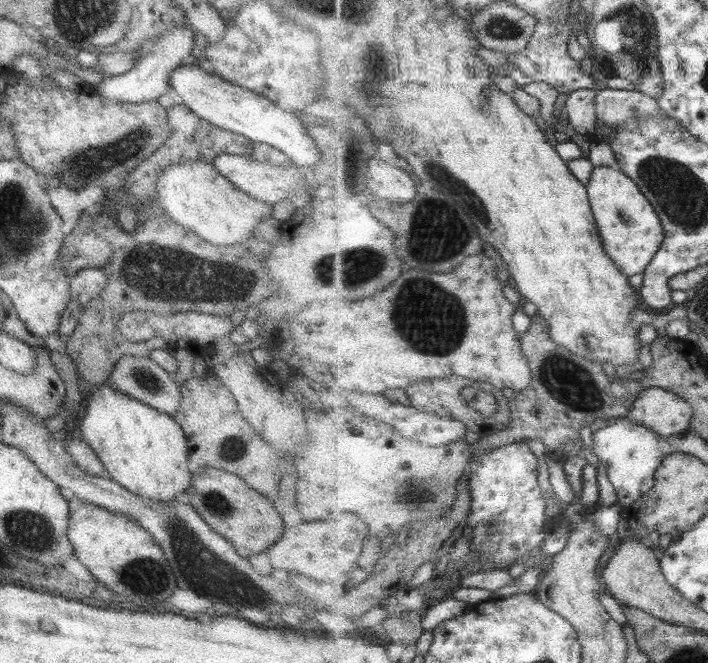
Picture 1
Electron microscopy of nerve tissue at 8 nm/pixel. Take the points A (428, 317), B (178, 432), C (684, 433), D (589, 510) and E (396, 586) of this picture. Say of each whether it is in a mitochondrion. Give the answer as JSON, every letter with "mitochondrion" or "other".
{"A":"mitochondrion","B":"other","C":"other","D":"other","E":"other"}

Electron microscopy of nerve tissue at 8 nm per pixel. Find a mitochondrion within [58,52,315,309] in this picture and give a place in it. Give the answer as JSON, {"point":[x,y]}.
{"point":[88,165]}

